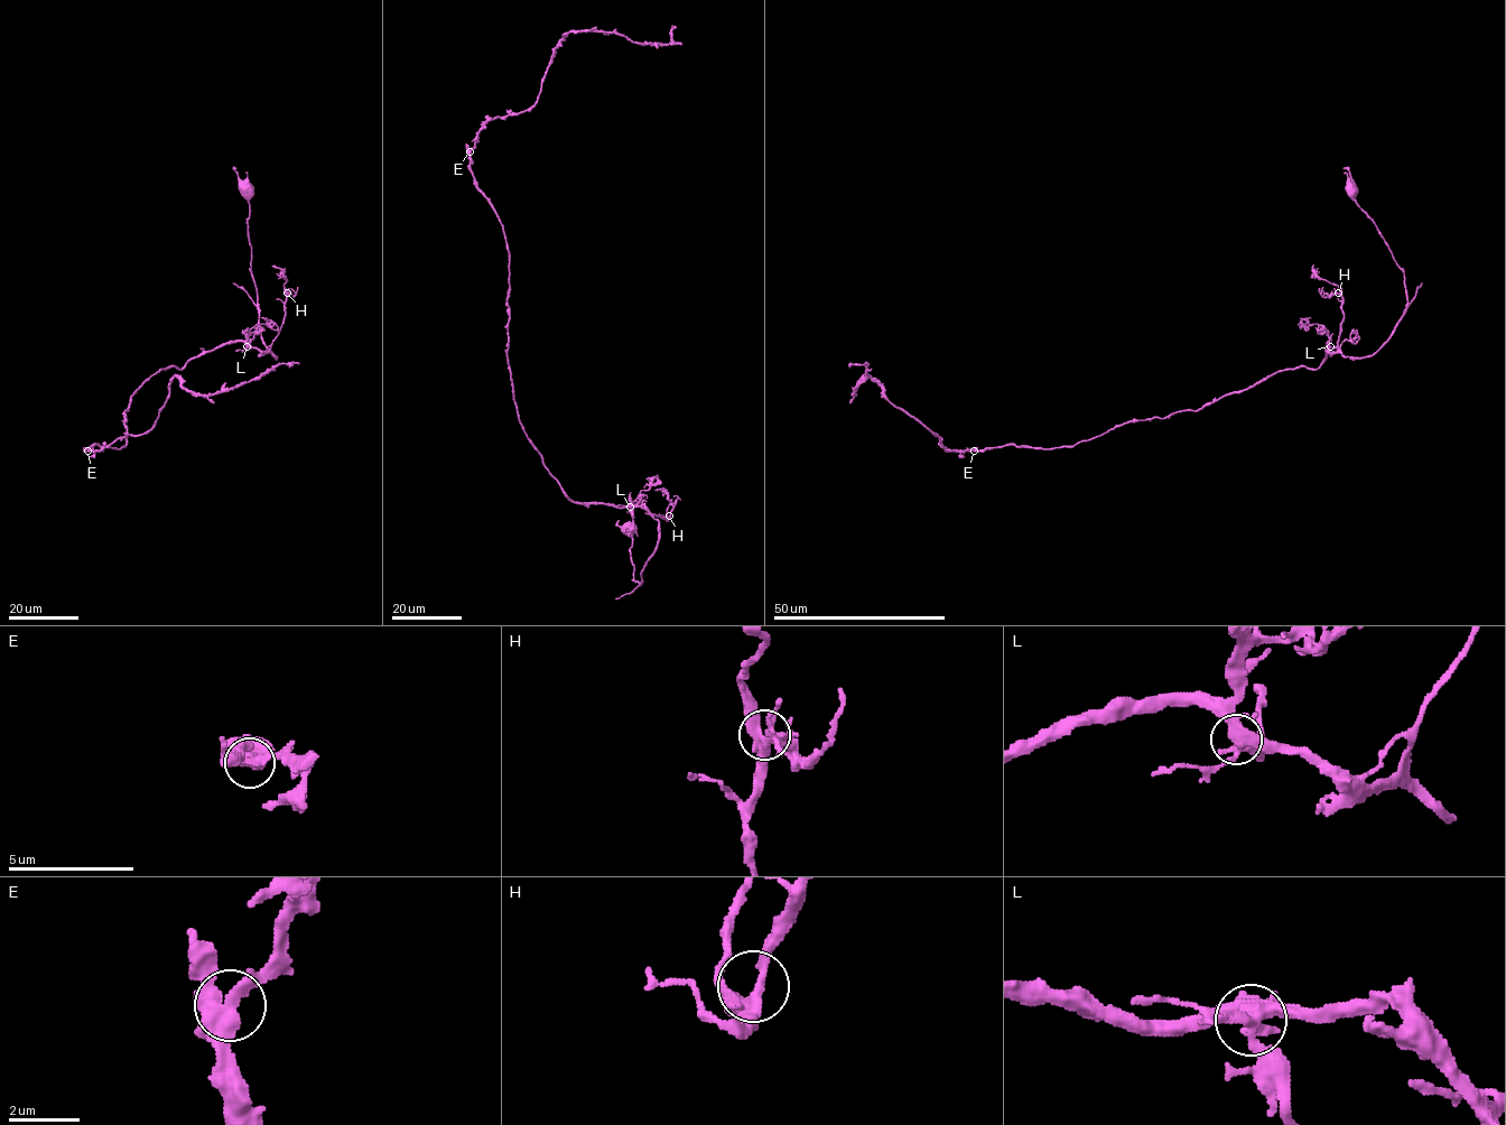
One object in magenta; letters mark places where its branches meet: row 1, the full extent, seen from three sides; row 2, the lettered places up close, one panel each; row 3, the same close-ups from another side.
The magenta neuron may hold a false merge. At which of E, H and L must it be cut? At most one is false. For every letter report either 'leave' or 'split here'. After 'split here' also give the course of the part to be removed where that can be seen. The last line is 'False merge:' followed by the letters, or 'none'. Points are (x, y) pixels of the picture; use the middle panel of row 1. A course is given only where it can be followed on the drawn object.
E: leave
H: leave
L: leave
False merge: none

